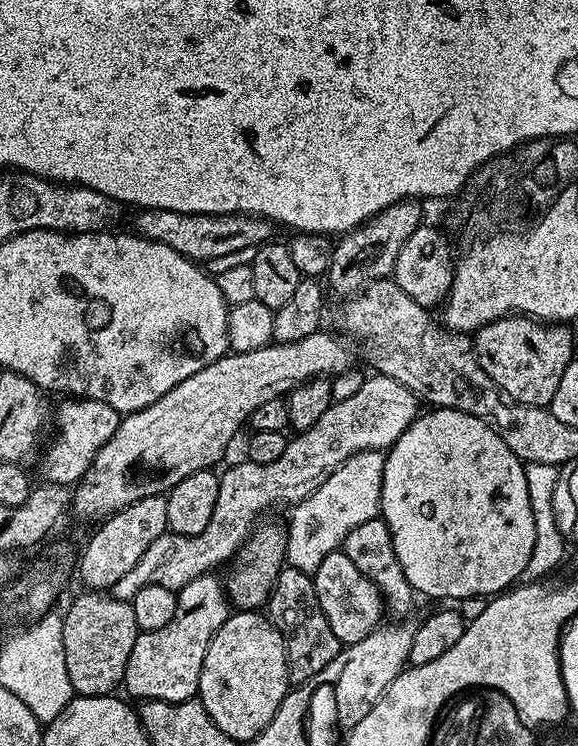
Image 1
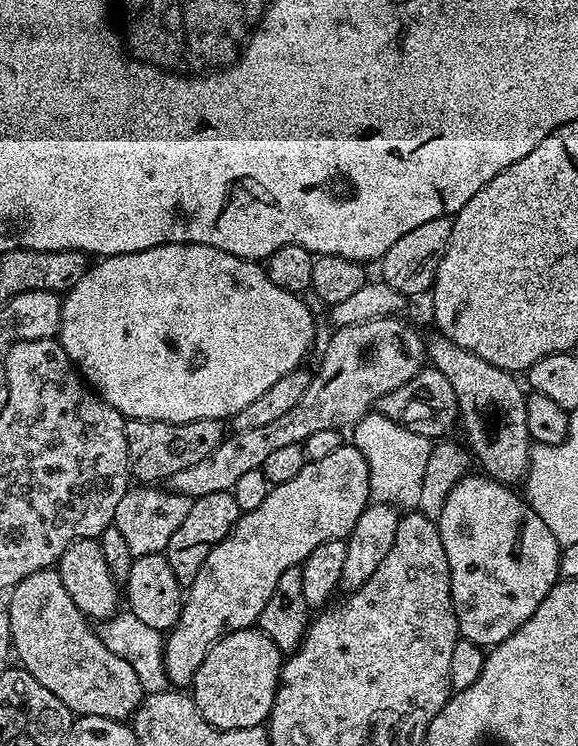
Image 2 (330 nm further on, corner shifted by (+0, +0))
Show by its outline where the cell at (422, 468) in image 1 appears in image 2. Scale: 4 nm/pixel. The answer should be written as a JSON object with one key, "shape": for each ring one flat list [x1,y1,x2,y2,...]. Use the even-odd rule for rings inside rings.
{"shape":[[464,475,454,486,454,490,450,490,450,494,446,494,446,504,442,506,440,515,436,520,436,529,440,532,442,550,446,550,446,562,450,566,450,594,452,595,452,605,454,606,459,635,463,639,479,644,481,648,487,650,494,644,502,643,510,634,514,634,514,630,518,630,518,626,522,626,522,622,526,622,526,618,530,618,530,614,534,614,534,610,548,597,550,590,558,582,559,558,562,546,554,538,554,534,550,534,546,522,542,522,542,518,538,518,538,514,534,514,534,510,523,495,516,493,515,496,509,485,499,484,491,476,472,475]]}

